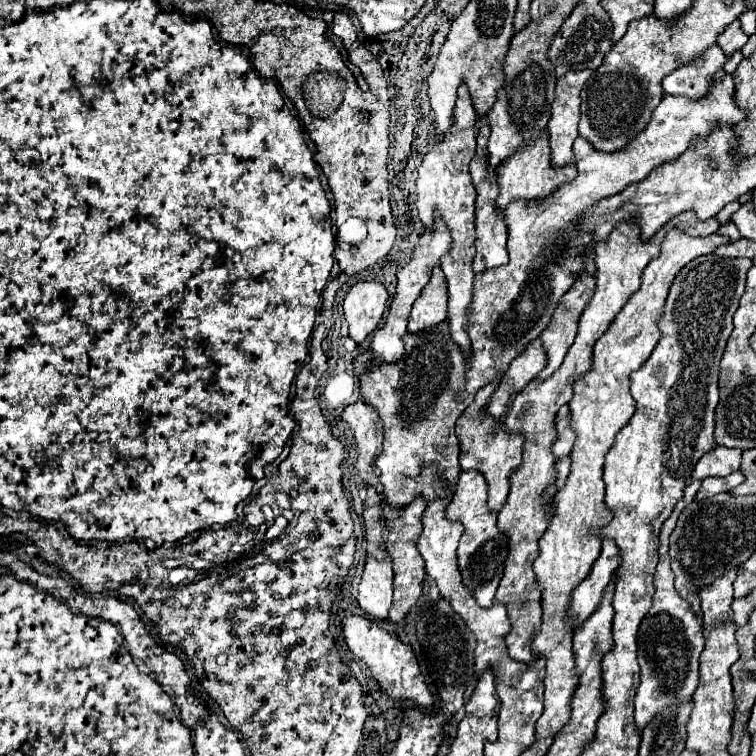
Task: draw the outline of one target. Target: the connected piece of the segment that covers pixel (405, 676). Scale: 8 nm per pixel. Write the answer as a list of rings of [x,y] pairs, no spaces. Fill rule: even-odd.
[[[348,617],[344,619],[342,629],[344,629],[344,639],[348,643],[348,649],[354,653],[356,659],[360,659],[368,667],[372,677],[378,681],[382,693],[386,693],[392,699],[412,701],[420,709],[434,707],[432,693],[428,691],[424,677],[420,673],[420,665],[408,645],[404,645],[396,635],[384,631],[376,621],[366,617]]]

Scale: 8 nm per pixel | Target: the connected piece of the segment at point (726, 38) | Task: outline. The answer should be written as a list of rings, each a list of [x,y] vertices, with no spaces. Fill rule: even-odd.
[[[740,21],[730,23],[730,25],[724,29],[724,33],[718,37],[718,45],[720,45],[720,49],[724,51],[726,57],[730,57],[734,51],[742,49],[742,47],[746,45],[746,41],[748,41],[748,35],[742,33]]]

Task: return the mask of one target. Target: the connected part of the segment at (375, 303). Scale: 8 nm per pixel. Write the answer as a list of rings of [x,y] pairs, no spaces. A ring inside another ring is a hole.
[[[358,281],[344,299],[344,317],[350,327],[350,337],[360,345],[380,325],[386,311],[386,289],[376,281]]]

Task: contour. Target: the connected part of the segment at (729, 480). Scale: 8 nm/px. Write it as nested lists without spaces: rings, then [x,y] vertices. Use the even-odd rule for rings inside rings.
[[[736,471],[728,477],[708,477],[708,479],[702,481],[702,487],[700,487],[700,491],[696,493],[694,499],[700,501],[700,499],[708,499],[708,497],[718,495],[718,493],[726,493],[726,491],[738,487],[742,481],[744,481],[744,475],[740,471]]]

